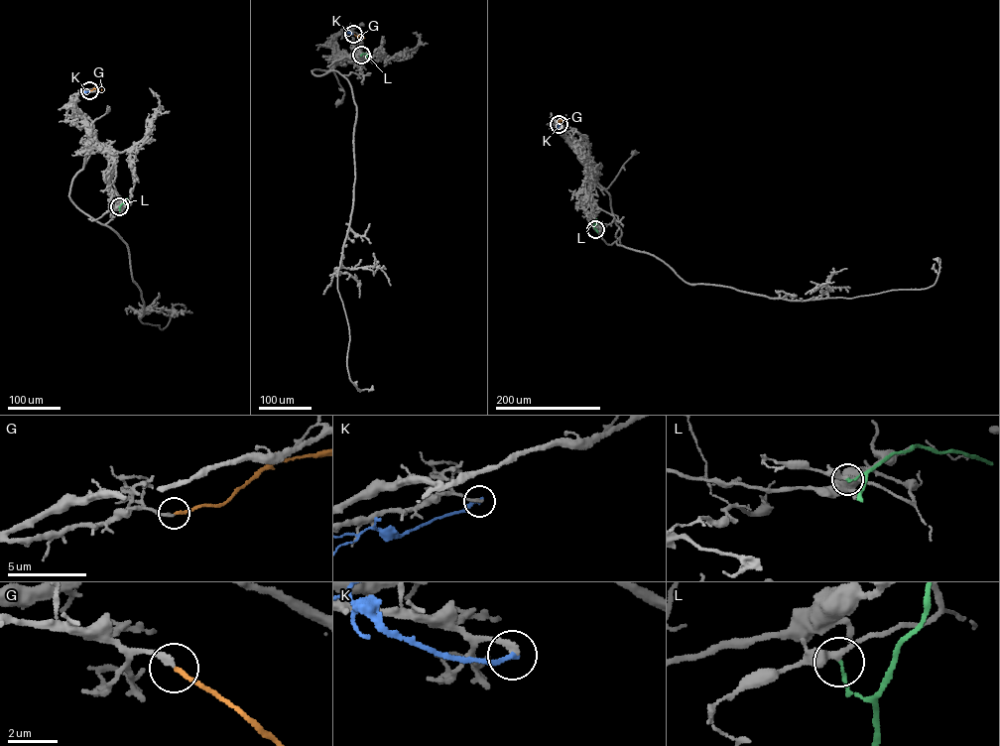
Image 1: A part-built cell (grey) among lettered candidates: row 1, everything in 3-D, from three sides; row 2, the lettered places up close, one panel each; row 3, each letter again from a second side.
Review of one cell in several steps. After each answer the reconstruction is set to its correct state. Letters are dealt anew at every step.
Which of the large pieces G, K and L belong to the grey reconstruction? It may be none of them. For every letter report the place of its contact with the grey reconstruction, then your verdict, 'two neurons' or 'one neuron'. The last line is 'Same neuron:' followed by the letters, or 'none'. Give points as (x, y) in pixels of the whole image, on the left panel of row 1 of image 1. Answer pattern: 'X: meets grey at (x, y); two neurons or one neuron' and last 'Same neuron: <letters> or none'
G: meets grey at (90, 90); one neuron
K: meets grey at (89, 90); two neurons
L: meets grey at (119, 206); two neurons
Same neuron: G

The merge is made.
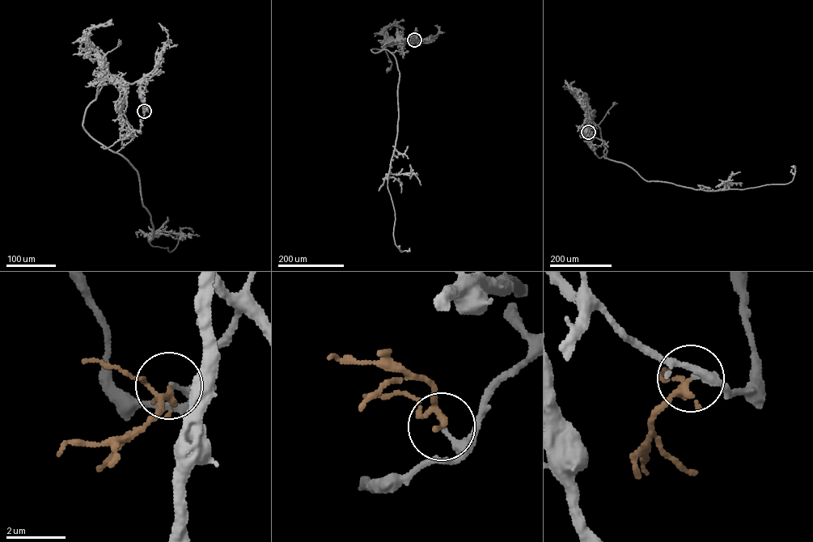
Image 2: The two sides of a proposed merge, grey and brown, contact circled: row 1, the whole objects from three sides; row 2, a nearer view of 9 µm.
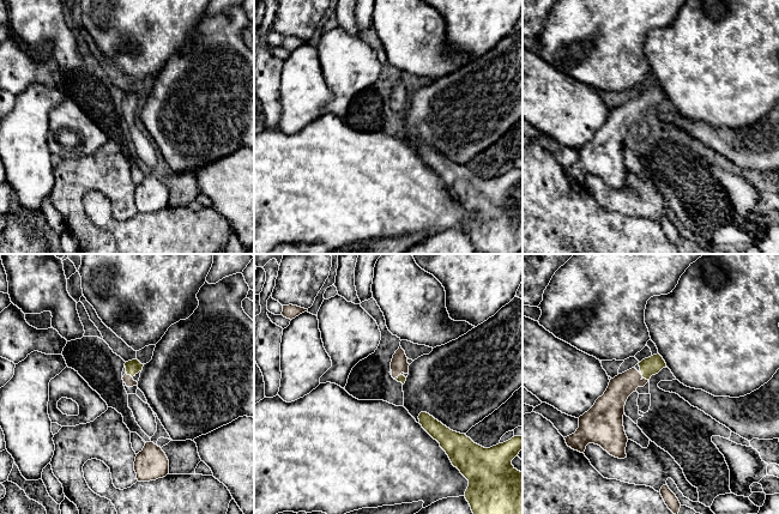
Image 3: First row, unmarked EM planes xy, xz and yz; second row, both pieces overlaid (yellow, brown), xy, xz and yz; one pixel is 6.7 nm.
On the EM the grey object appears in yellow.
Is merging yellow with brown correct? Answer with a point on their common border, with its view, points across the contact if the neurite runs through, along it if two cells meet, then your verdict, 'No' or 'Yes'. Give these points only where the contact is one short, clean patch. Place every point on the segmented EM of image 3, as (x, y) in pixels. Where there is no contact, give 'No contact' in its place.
Touches yellow at yz (644, 378). Path across: yz (653, 364), (644, 378), (635, 378), (614, 399). Yes

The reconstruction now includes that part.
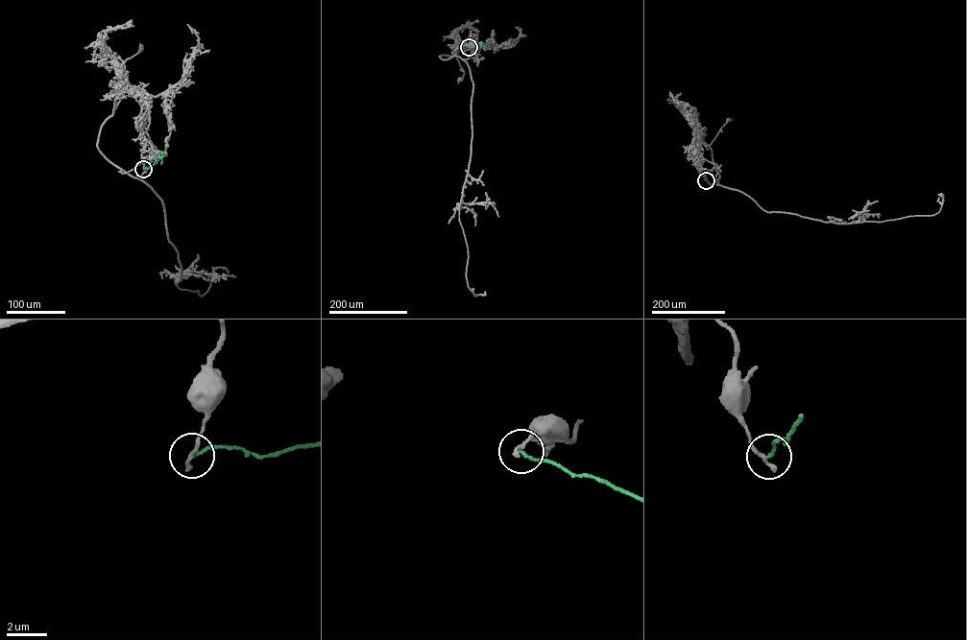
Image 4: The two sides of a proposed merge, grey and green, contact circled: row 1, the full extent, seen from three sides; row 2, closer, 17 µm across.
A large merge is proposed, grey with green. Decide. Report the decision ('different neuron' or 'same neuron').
different neuron

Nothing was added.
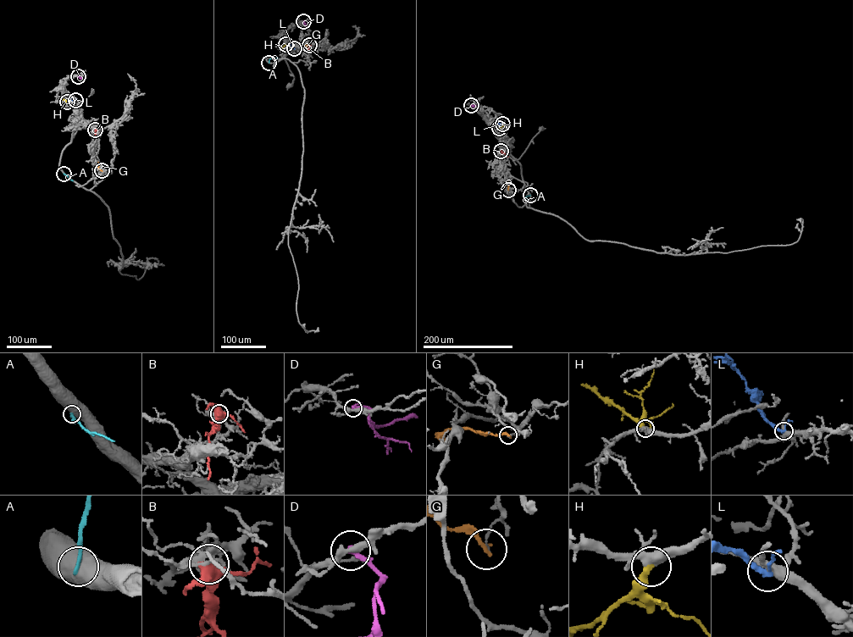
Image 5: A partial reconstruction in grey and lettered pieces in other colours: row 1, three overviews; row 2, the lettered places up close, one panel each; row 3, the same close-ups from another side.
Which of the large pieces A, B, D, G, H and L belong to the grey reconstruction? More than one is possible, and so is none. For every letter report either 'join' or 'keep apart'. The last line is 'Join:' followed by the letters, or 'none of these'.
A: keep apart
B: keep apart
D: keep apart
G: keep apart
H: join
L: keep apart
Join: H

